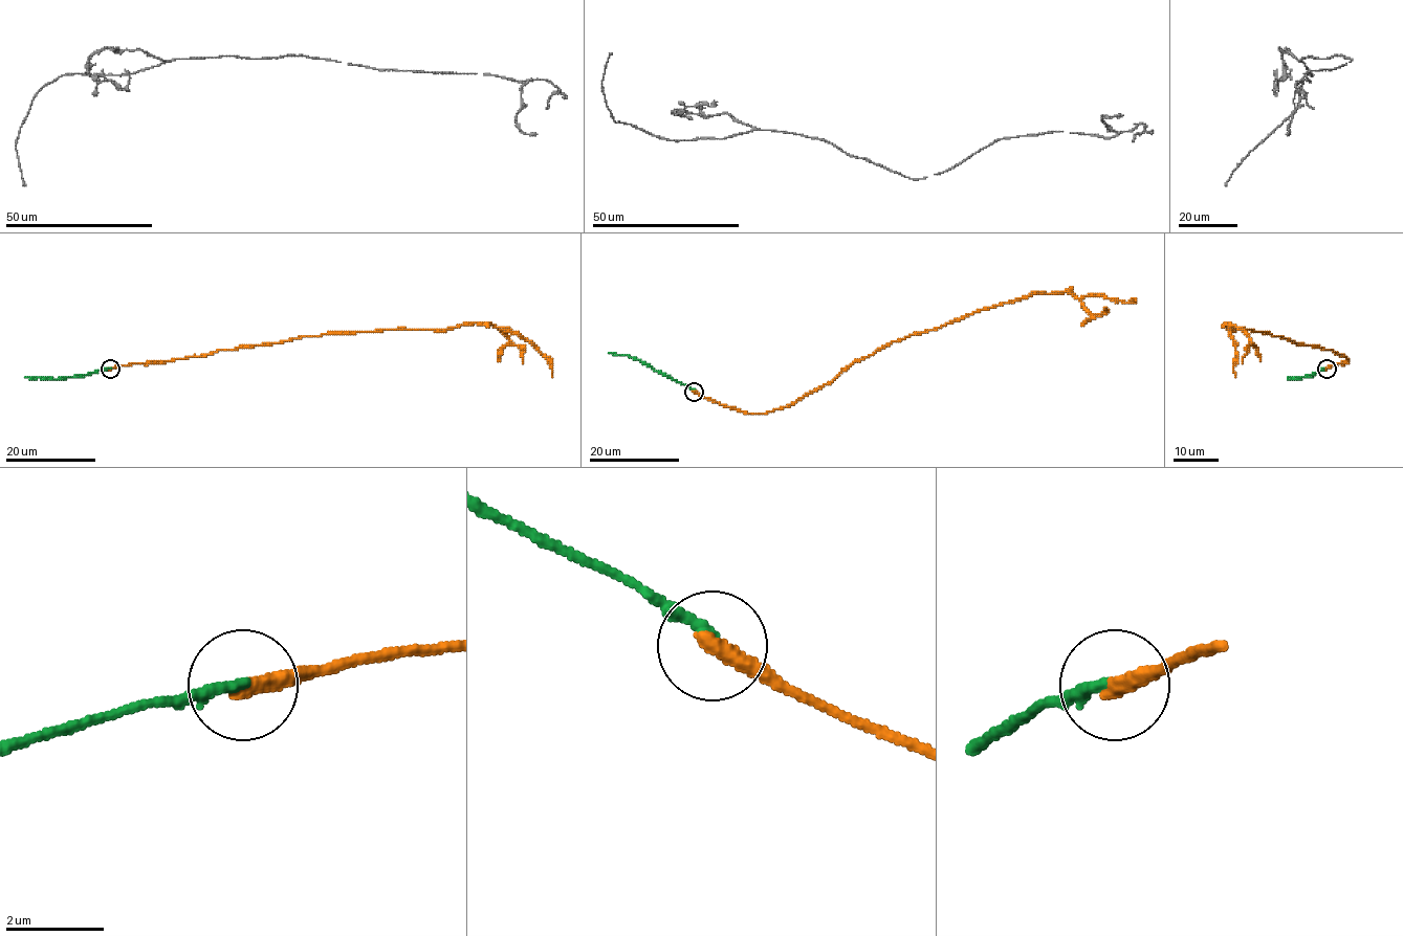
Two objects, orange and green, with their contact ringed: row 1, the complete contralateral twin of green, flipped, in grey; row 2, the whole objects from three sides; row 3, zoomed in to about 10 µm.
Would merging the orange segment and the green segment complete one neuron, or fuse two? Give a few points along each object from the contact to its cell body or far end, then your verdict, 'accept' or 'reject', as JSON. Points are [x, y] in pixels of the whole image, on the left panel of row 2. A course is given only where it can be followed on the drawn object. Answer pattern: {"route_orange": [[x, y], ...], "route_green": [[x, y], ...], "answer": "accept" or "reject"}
{"route_orange": [[110, 369], [327, 333], [447, 330], [489, 324], [529, 340], [549, 363], [552, 376]], "route_green": [[110, 369], [57, 378], [25, 376]], "answer": "accept"}

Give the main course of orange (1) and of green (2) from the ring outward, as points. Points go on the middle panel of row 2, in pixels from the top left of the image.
1: (694, 392), (721, 405), (763, 415), (790, 406), (893, 341), (1035, 293), (1073, 292), (1078, 297), (1136, 299)
2: (694, 392), (640, 361), (609, 352)

